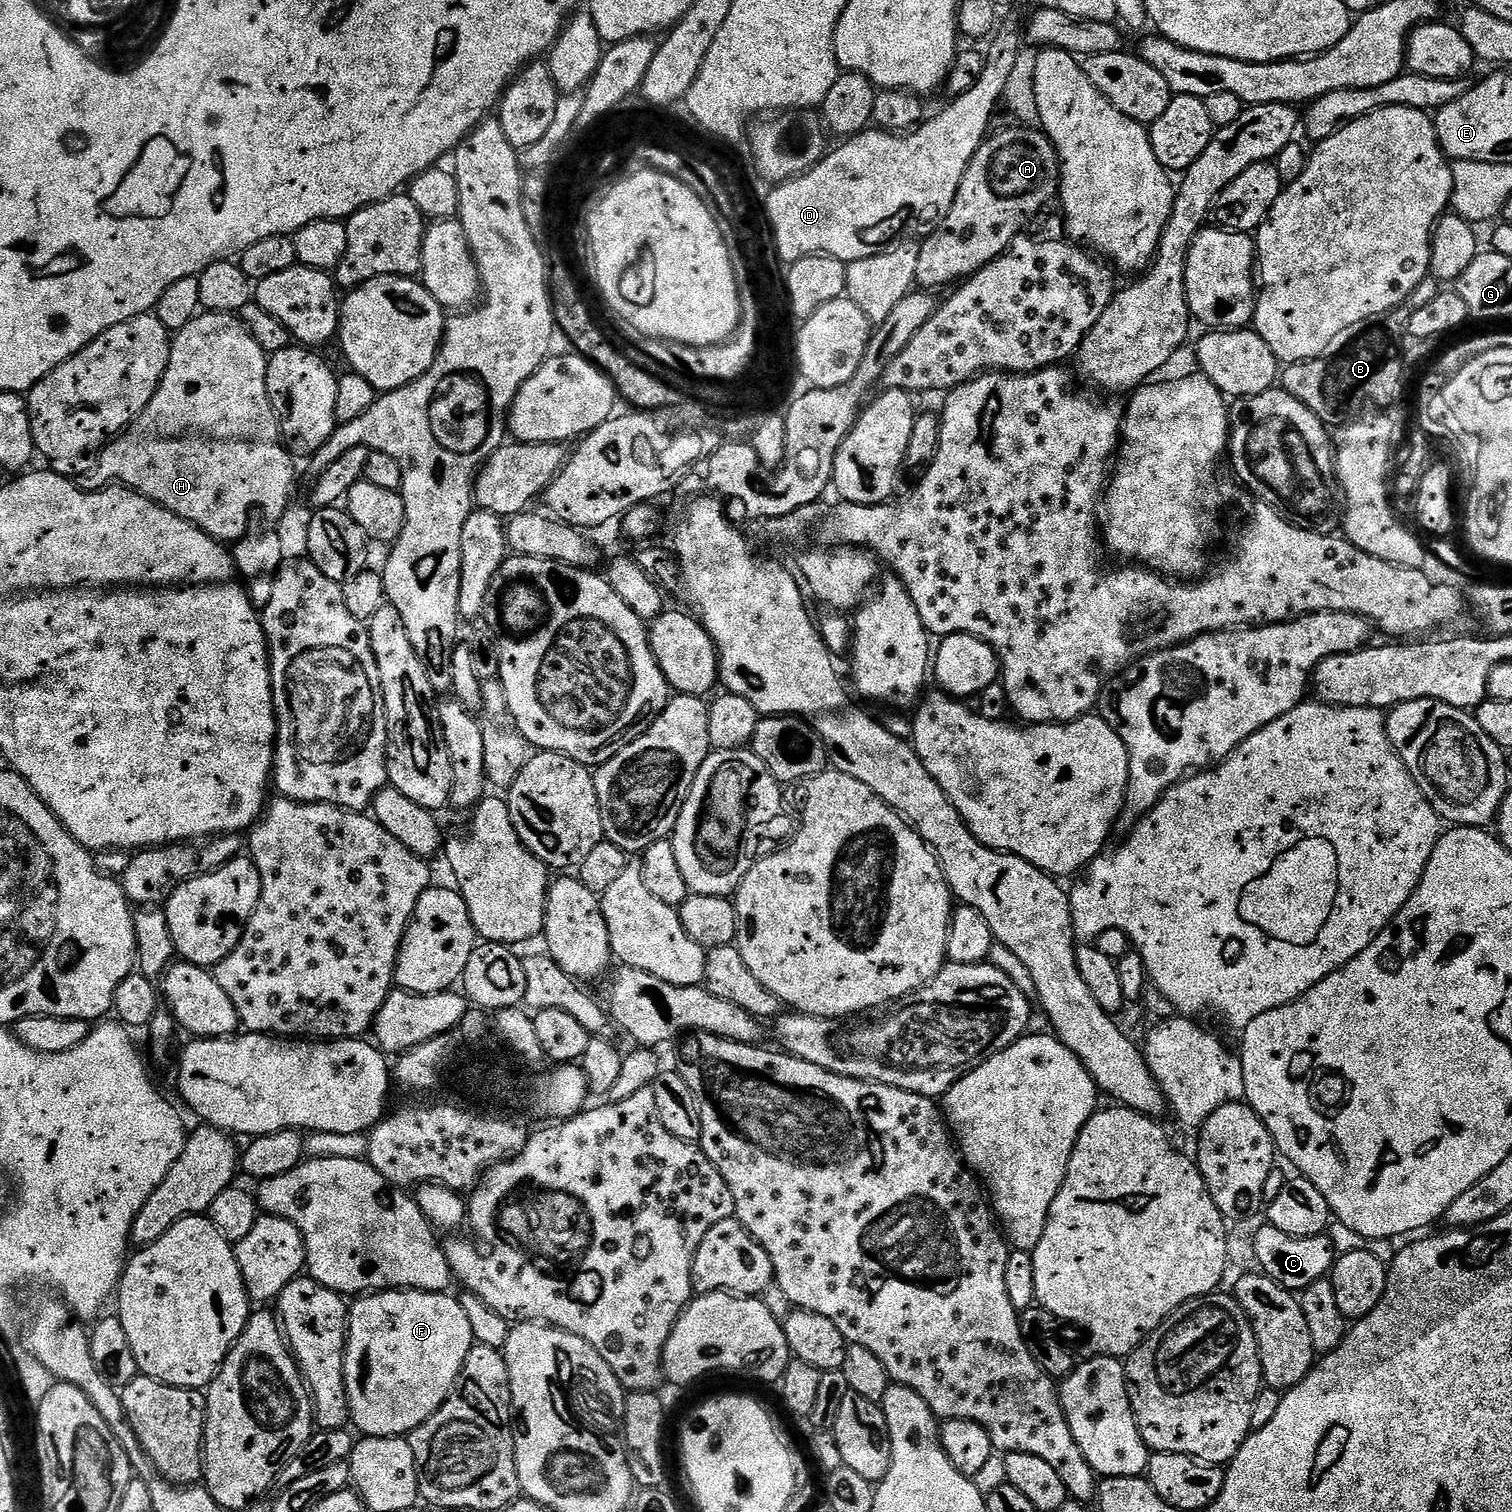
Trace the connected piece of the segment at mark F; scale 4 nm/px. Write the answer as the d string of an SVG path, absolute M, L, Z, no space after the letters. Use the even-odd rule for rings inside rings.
M397 1290L359 1297L350 1308L348 1346L344 1350L344 1385L351 1427L364 1436L407 1437L442 1407L473 1347L472 1327L455 1295Z

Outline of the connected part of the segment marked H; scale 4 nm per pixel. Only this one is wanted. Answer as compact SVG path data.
M201 311L200 315L194 317L181 332L172 336L168 369L154 394L154 398L150 398L146 410L142 410L142 414L135 422L128 425L116 439L104 447L98 462L92 467L92 471L79 477L80 487L85 492L98 492L102 488L115 484L125 488L133 488L136 492L141 492L146 498L158 502L166 510L194 522L194 526L198 526L203 532L221 542L235 542L242 539L250 531L250 525L253 523L253 521L251 522L252 511L255 508L261 508L272 520L282 519L284 511L288 508L288 503L292 500L292 483L296 480L296 472L292 469L293 453L284 446L280 435L280 422L276 418L276 411L272 408L272 399L266 386L268 357L269 353L264 352L262 346L258 346L258 342L252 337L250 330L239 315L231 312Z

